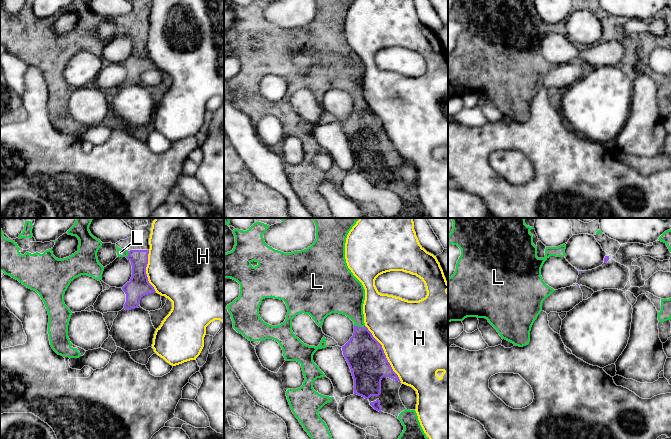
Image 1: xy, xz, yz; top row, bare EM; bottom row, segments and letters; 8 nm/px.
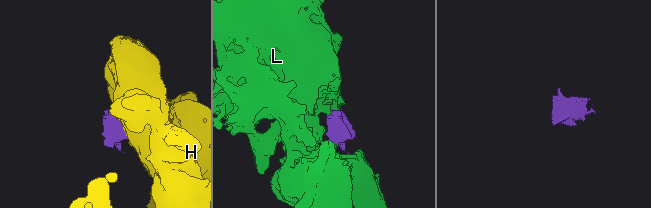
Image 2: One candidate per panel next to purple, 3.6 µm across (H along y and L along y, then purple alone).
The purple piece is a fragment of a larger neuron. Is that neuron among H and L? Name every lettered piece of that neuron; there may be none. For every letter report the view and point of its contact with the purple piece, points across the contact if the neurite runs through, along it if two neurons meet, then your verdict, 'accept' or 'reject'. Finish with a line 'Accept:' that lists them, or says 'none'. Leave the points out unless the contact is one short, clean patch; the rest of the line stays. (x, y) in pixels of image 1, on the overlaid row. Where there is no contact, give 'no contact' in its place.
H: contact xz (384, 353); reject
L: contact xz (359, 327); accept
Accept: L

